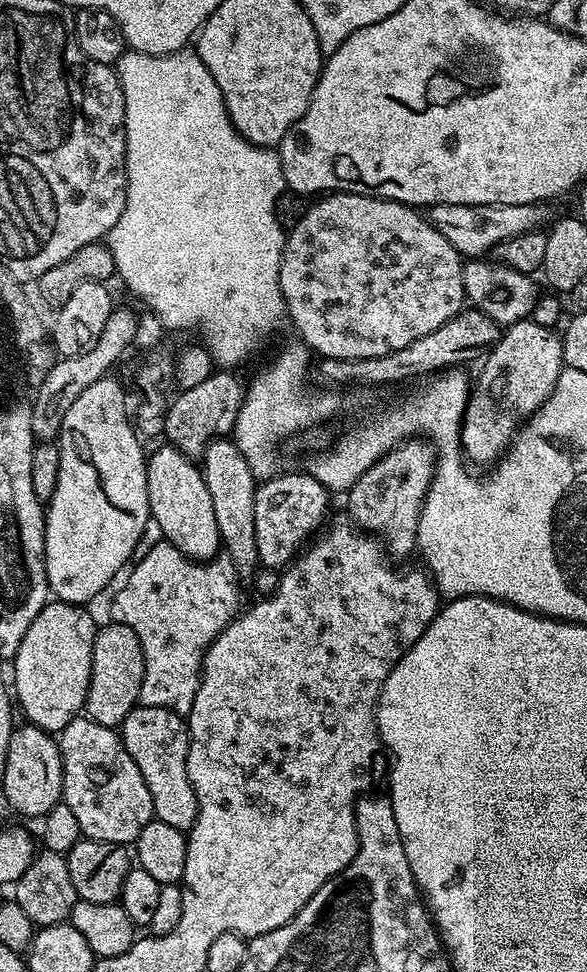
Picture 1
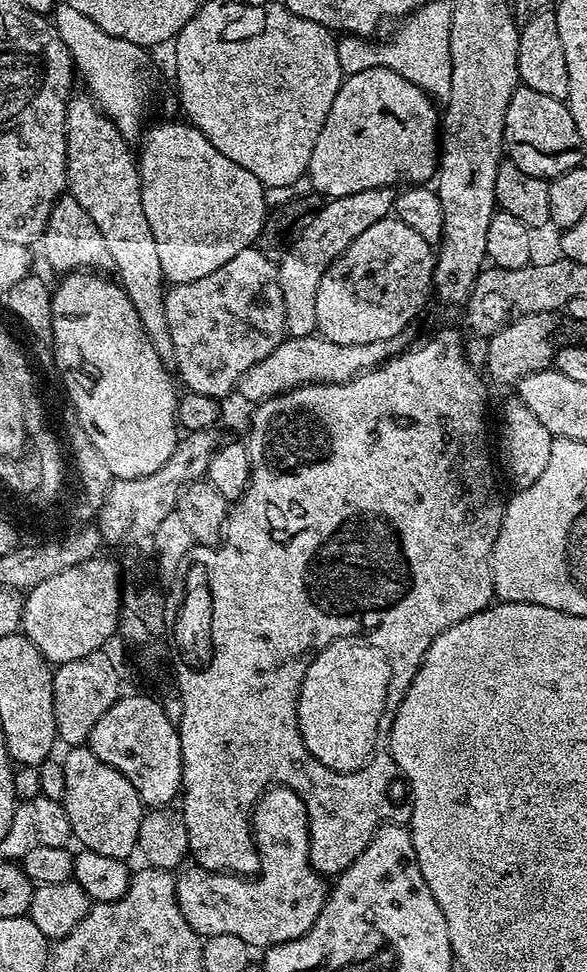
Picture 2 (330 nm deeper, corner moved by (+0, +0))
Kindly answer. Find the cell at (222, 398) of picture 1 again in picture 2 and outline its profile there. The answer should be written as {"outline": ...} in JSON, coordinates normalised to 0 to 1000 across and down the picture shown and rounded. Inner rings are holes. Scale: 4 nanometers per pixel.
{"outline":[[[673,192],[632,193],[610,195],[610,200],[564,203],[557,208],[547,209],[542,220],[528,224],[526,230],[514,233],[514,237],[504,242],[487,261],[474,269],[480,307],[487,315],[487,342],[492,347],[530,346],[538,342],[542,322],[537,313],[542,312],[542,290],[549,290],[549,282],[555,282],[559,275],[586,260],[596,249],[603,249],[603,245],[610,245],[610,241],[620,240],[629,233],[637,233],[637,228],[651,228],[670,221],[676,199]]]}

